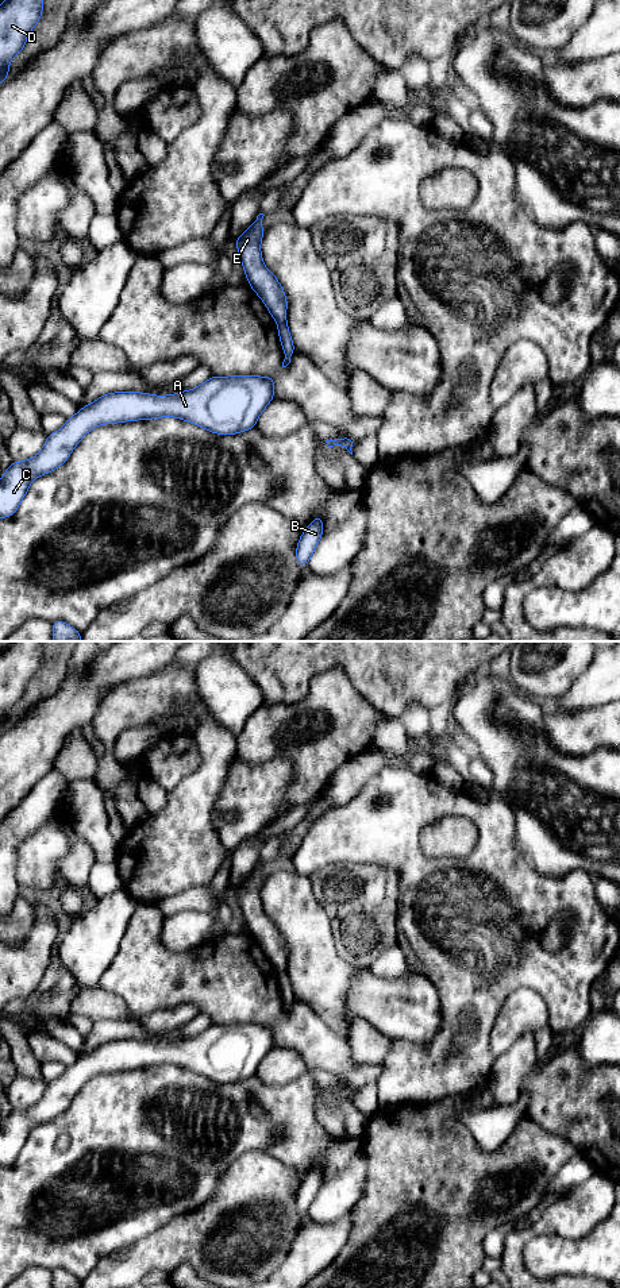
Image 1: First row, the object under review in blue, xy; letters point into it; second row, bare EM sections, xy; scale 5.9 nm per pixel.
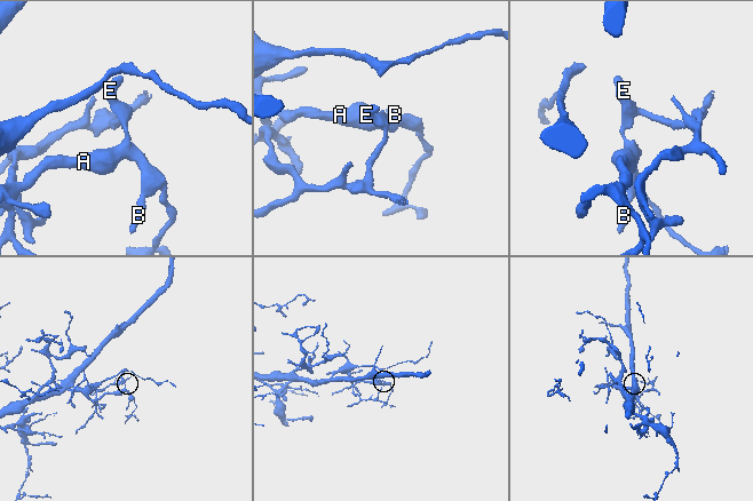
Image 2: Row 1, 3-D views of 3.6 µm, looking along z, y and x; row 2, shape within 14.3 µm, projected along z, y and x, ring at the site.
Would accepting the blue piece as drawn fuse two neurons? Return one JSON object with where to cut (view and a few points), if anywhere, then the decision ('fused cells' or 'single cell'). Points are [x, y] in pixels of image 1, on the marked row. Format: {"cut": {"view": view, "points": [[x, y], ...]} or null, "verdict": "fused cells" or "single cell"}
{"cut": {"view": "xy", "points": [[285, 322], [277, 326]]}, "verdict": "fused cells"}

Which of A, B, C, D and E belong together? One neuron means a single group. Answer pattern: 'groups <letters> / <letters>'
groups A B C D / E

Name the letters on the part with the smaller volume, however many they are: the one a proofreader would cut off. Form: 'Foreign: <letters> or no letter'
Foreign: E

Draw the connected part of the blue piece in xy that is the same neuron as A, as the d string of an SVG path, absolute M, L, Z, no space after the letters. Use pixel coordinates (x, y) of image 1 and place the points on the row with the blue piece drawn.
M231 375L211 377L203 385L169 396L139 392L116 392L99 397L66 420L57 432L47 435L39 454L22 462L11 462L0 479L0 518L14 516L34 479L63 464L81 439L97 425L123 421L177 417L216 435L235 435L254 428L259 414L274 398L274 377Z

